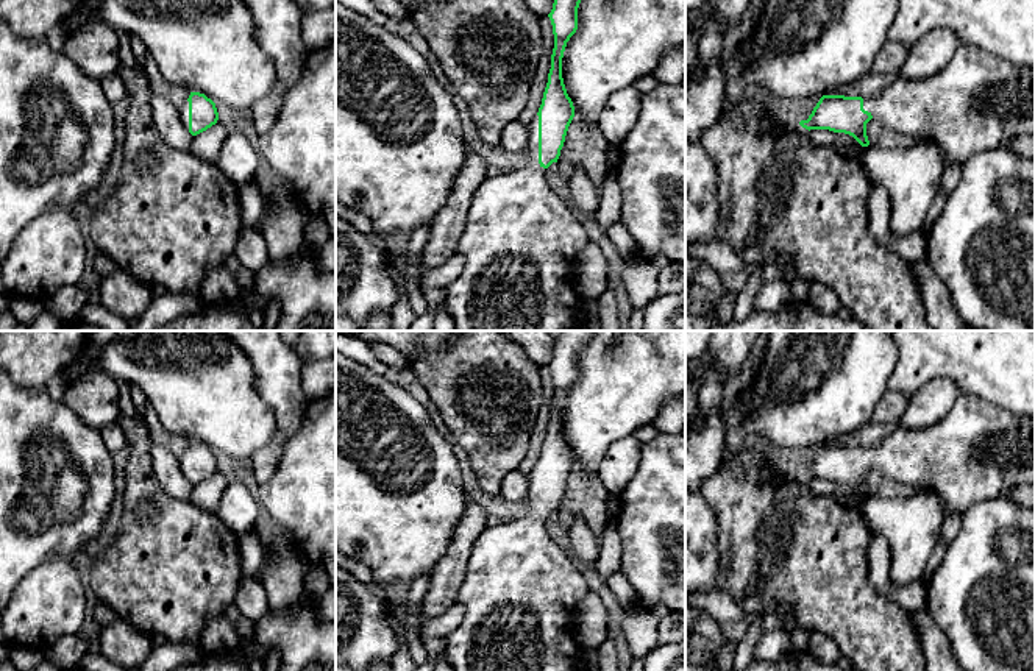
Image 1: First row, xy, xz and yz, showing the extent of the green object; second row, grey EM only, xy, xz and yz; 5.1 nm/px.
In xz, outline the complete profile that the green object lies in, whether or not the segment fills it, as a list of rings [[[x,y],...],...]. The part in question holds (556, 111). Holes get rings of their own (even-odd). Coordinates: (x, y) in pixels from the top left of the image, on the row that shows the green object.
[[[554,0],[548,14],[554,48],[542,105],[528,125],[528,165],[512,173],[485,176],[471,198],[457,245],[464,268],[446,287],[443,301],[456,331],[581,331],[582,298],[574,290],[571,267],[590,239],[545,178],[545,170],[560,156],[574,117],[562,78],[562,58],[567,42],[578,30],[579,3],[581,0]]]

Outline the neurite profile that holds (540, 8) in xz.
[[[521,0],[526,8],[537,17],[548,16],[553,9],[554,0]]]

